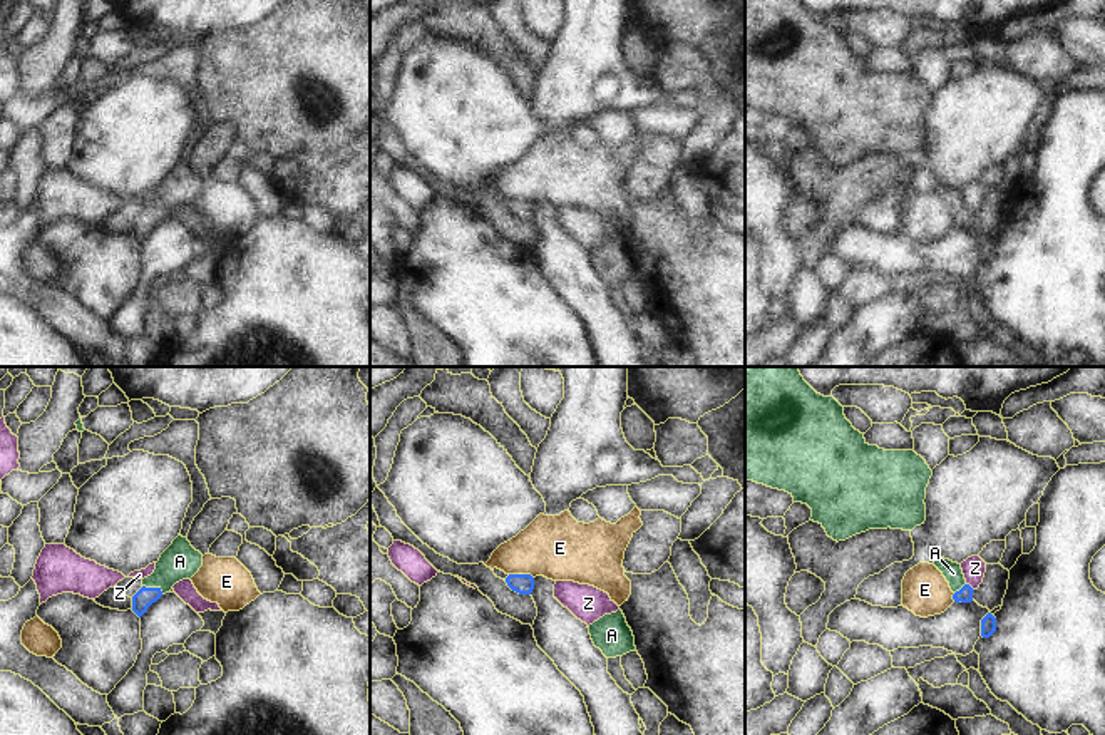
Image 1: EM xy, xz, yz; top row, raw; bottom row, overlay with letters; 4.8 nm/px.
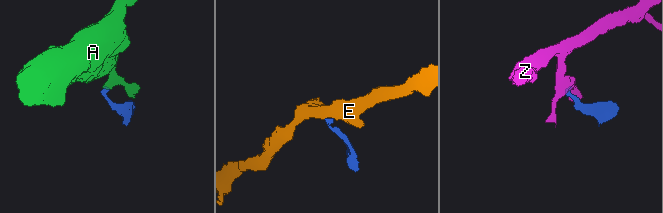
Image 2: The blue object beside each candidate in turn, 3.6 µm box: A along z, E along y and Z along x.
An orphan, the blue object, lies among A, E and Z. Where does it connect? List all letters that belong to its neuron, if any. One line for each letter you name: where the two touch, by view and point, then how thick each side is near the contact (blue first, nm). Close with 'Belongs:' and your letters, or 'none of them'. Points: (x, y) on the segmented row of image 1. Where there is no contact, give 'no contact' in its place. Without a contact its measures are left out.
A: meets blue in xy at (153, 588); 90 nm thick on the blue side, 180 nm on the other
Belongs: A

